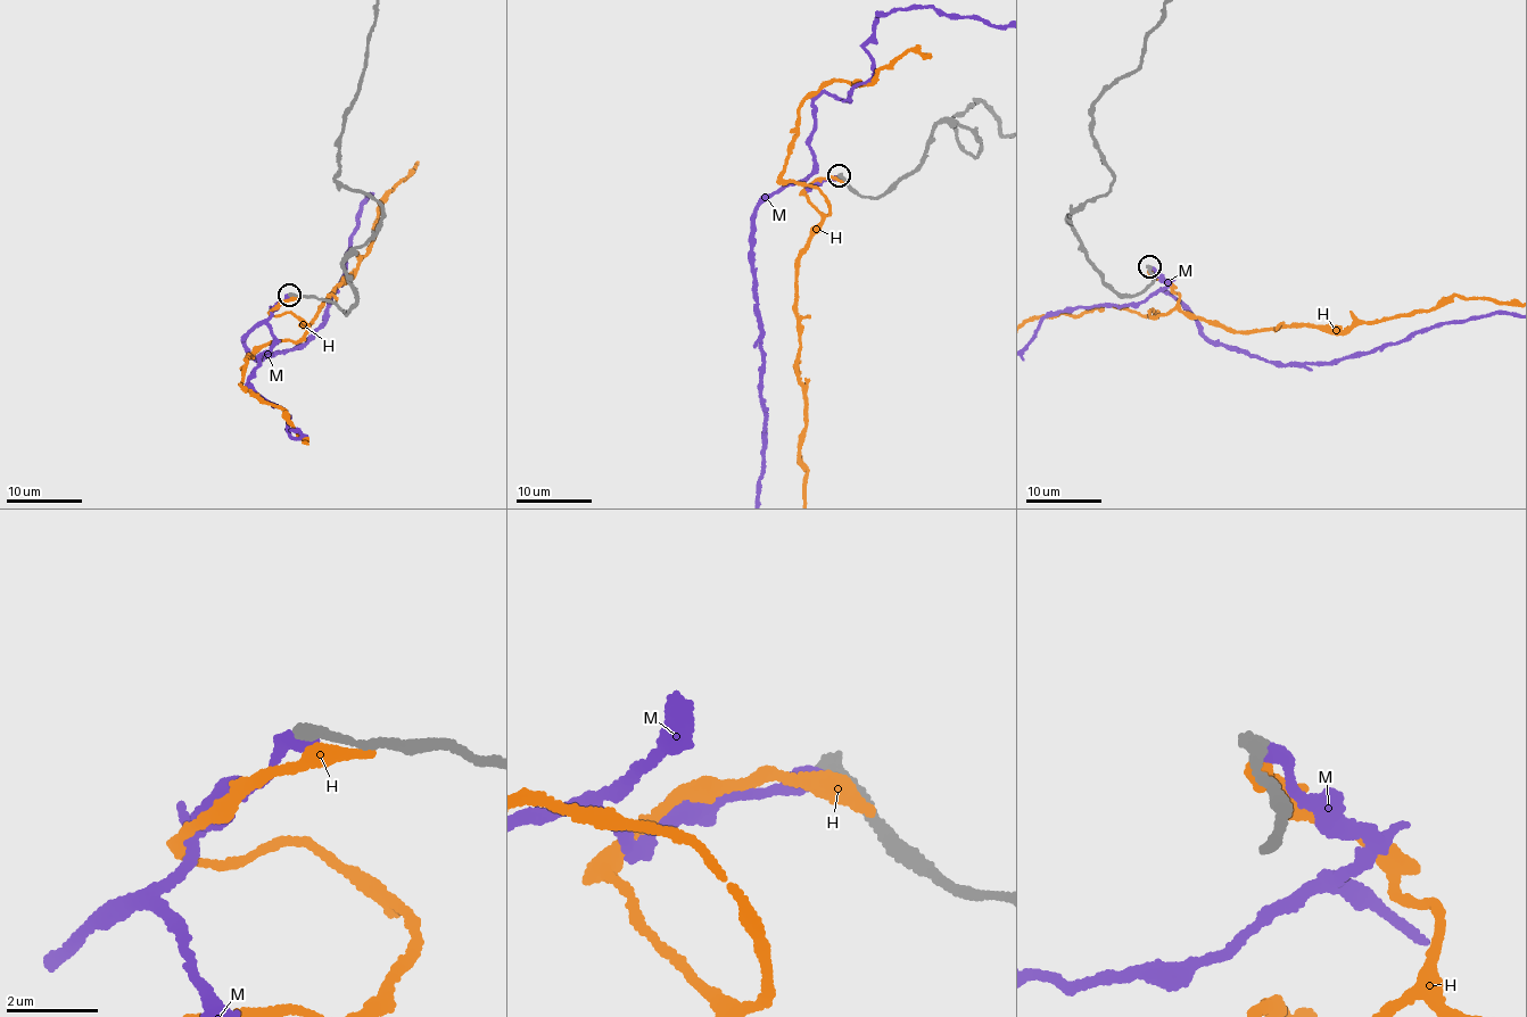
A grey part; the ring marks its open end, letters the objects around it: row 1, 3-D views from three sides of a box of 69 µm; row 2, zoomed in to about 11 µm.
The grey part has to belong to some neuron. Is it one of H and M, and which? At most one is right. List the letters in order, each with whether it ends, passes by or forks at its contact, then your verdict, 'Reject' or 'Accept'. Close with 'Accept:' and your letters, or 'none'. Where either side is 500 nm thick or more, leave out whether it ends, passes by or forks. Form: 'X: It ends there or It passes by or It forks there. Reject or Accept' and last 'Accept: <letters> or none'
H: It ends there. Reject
M: It ends there. Reject
Accept: none

